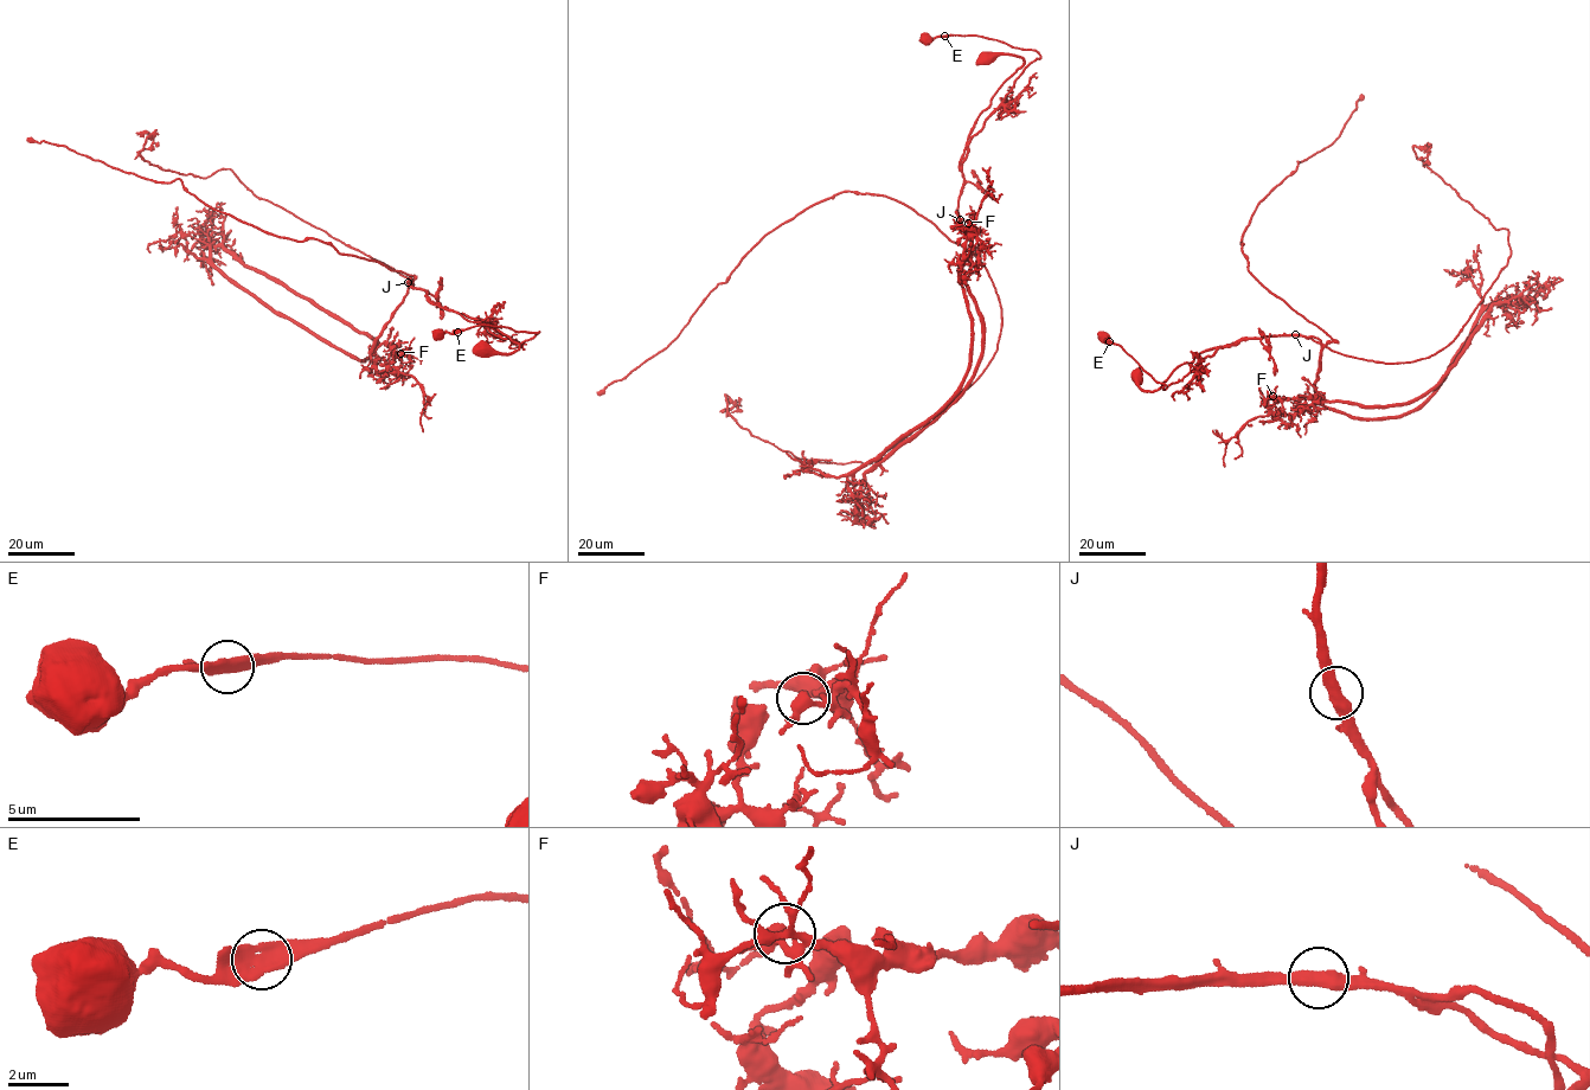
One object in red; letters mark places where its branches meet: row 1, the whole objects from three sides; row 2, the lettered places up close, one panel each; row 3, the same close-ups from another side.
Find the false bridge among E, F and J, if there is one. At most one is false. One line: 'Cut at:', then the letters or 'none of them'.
Cut at: J

